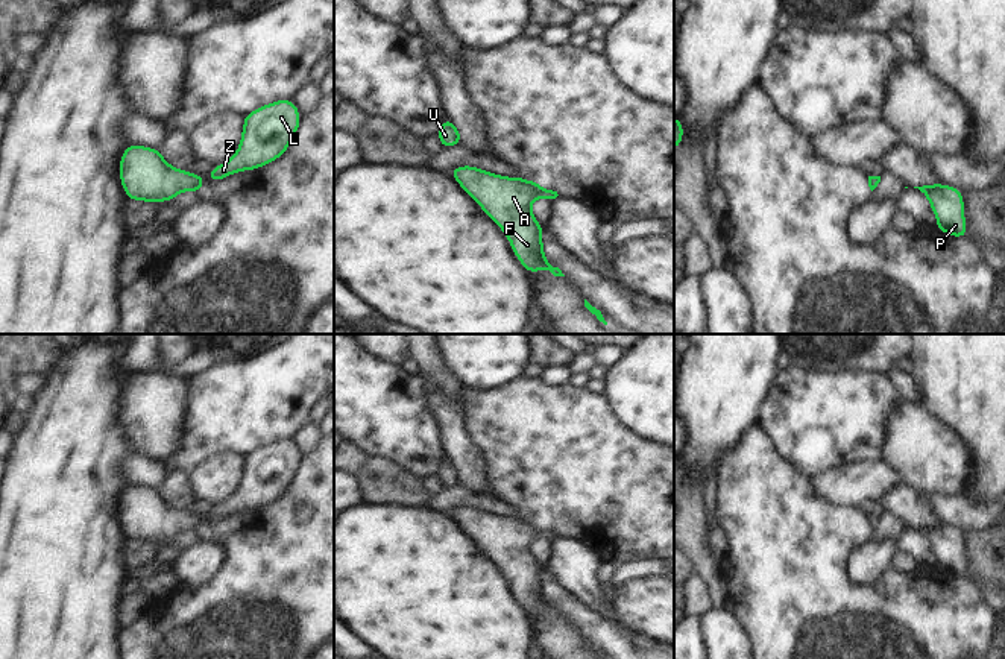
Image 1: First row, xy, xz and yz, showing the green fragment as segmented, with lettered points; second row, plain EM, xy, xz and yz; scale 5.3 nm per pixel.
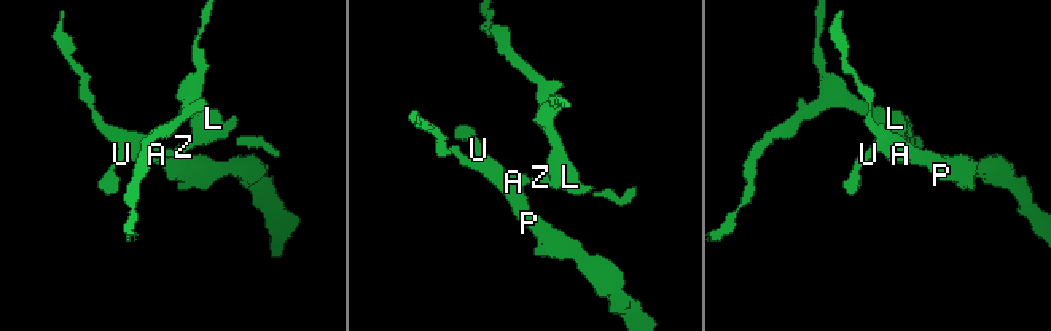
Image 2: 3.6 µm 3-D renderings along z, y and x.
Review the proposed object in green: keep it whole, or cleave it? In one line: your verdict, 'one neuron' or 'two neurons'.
one neuron

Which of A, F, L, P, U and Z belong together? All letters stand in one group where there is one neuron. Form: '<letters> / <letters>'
A F L P U Z

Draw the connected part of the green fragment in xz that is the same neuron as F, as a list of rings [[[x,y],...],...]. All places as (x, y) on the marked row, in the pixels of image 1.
[[[471,166],[455,167],[449,175],[501,228],[528,273],[548,270],[554,276],[565,276],[559,267],[547,261],[542,223],[531,213],[536,199],[554,202],[563,196],[560,190],[543,190],[536,181],[506,178]]]

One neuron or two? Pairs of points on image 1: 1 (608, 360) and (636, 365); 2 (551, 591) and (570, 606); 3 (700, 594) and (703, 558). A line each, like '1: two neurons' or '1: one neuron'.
1: two neurons
2: one neuron
3: two neurons

